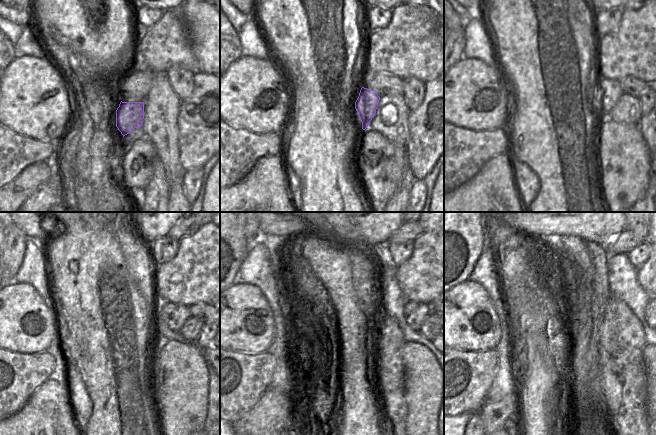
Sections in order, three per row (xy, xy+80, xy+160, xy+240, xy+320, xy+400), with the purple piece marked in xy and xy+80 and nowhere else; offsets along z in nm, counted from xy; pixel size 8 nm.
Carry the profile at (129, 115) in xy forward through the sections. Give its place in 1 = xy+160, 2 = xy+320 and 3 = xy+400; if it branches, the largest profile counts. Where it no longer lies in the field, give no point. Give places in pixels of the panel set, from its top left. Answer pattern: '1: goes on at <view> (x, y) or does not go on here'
1: goes on at xy+160 (608, 92)
2: goes on at xy+320 (414, 313)
3: goes on at xy+400 (647, 313)

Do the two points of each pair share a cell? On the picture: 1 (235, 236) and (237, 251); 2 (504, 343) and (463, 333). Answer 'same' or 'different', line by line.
1: same
2: different

